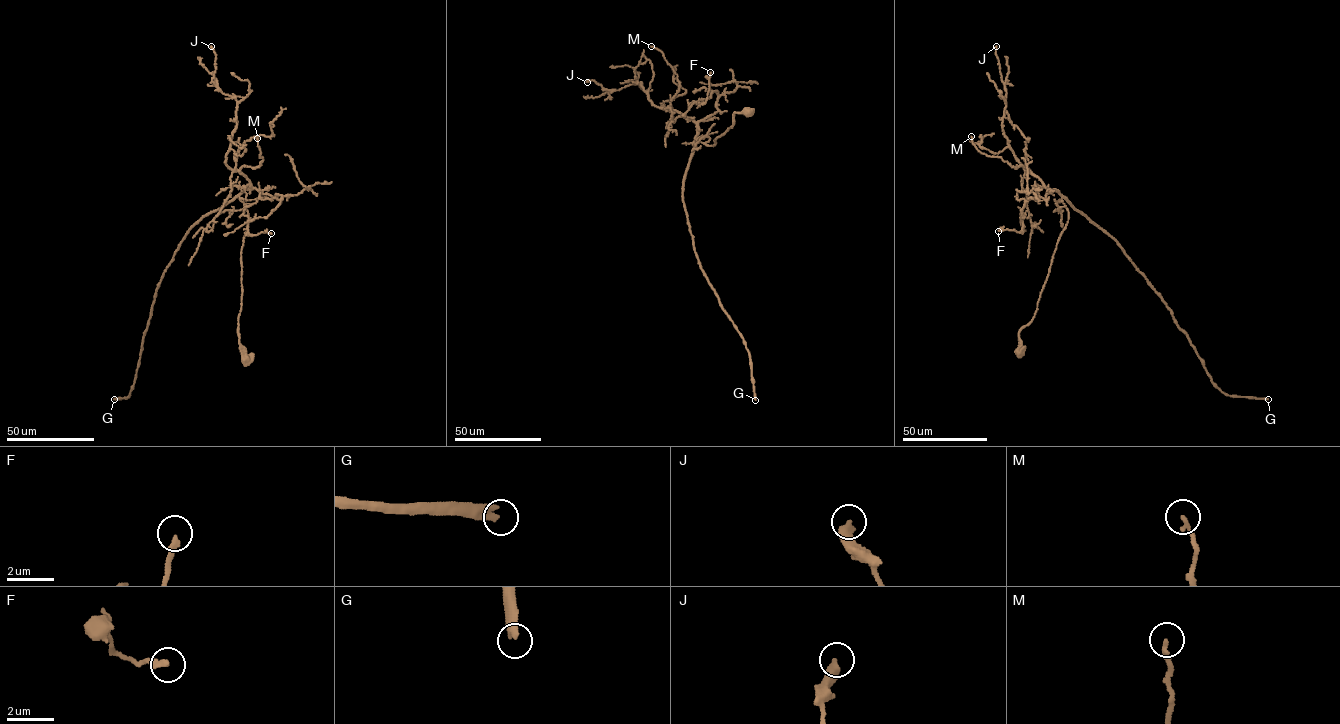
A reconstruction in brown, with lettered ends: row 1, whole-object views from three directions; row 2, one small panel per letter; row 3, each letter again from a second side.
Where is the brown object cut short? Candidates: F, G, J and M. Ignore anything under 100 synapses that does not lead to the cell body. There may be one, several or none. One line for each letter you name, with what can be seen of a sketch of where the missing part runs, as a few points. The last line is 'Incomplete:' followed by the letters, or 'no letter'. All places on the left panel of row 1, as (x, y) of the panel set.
Incomplete: G

